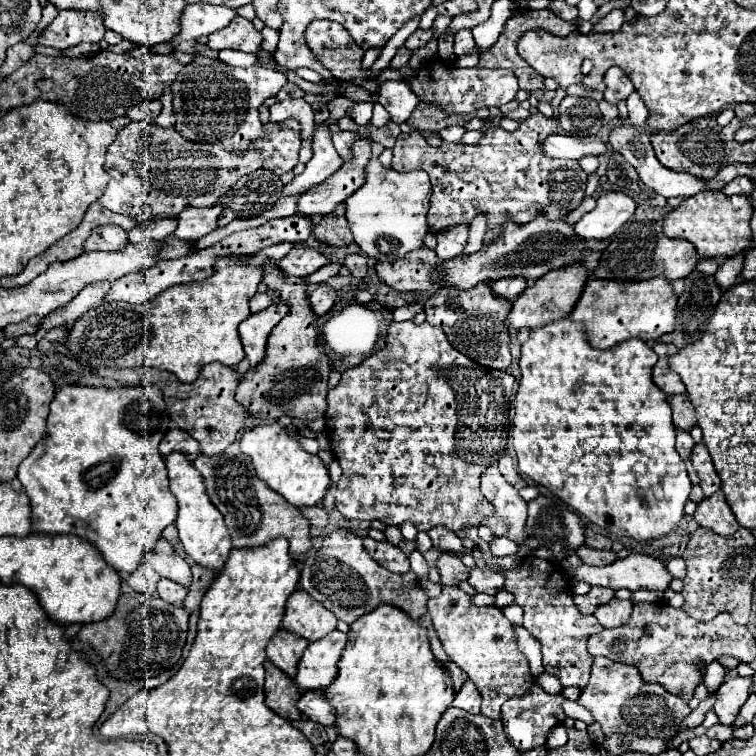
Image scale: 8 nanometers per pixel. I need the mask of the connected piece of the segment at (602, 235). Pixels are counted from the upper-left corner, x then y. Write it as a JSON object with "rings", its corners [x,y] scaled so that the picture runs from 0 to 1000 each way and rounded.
{"rings":[[[798,254],[790,262],[790,272],[761,296],[761,310],[771,317],[803,317],[837,286],[837,280],[840,267],[827,254]]]}

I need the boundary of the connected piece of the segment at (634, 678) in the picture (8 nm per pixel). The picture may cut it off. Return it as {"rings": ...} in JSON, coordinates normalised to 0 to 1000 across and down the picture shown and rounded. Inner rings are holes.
{"rings":[[[787,870],[779,905],[769,913],[763,929],[784,942],[800,974],[835,968],[843,974],[885,976],[896,968],[898,955],[914,942],[909,929],[882,915],[874,905],[853,902],[840,881],[811,876],[803,870]]]}

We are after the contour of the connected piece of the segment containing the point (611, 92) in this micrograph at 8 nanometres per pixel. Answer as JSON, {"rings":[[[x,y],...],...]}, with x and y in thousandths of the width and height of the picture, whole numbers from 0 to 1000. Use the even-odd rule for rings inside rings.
{"rings":[[[806,90],[800,95],[800,132],[808,138],[816,138],[819,132],[827,132],[840,116],[837,108],[829,103],[829,98],[821,90]]]}

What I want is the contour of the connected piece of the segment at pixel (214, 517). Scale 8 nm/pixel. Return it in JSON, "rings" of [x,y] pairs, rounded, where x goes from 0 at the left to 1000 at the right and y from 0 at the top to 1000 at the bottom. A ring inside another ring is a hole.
{"rings":[[[229,598],[226,603],[221,603],[218,614],[224,622],[224,646],[237,664],[237,680],[231,696],[237,701],[237,714],[242,717],[242,728],[247,730],[247,735],[255,738],[258,746],[292,757],[306,730],[306,712],[292,677],[274,659],[269,632],[250,608],[245,608],[237,598]]]}

